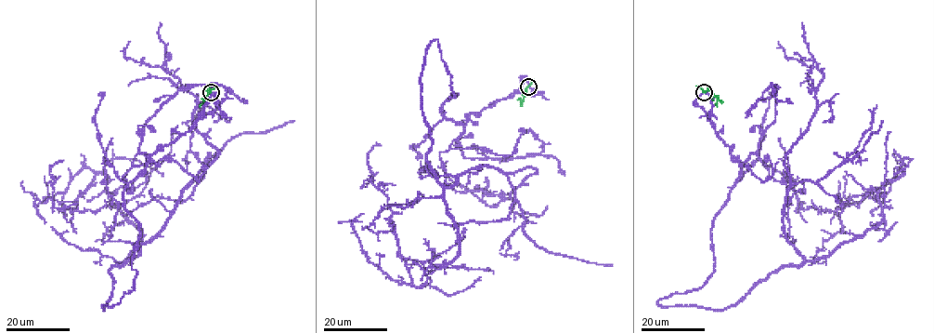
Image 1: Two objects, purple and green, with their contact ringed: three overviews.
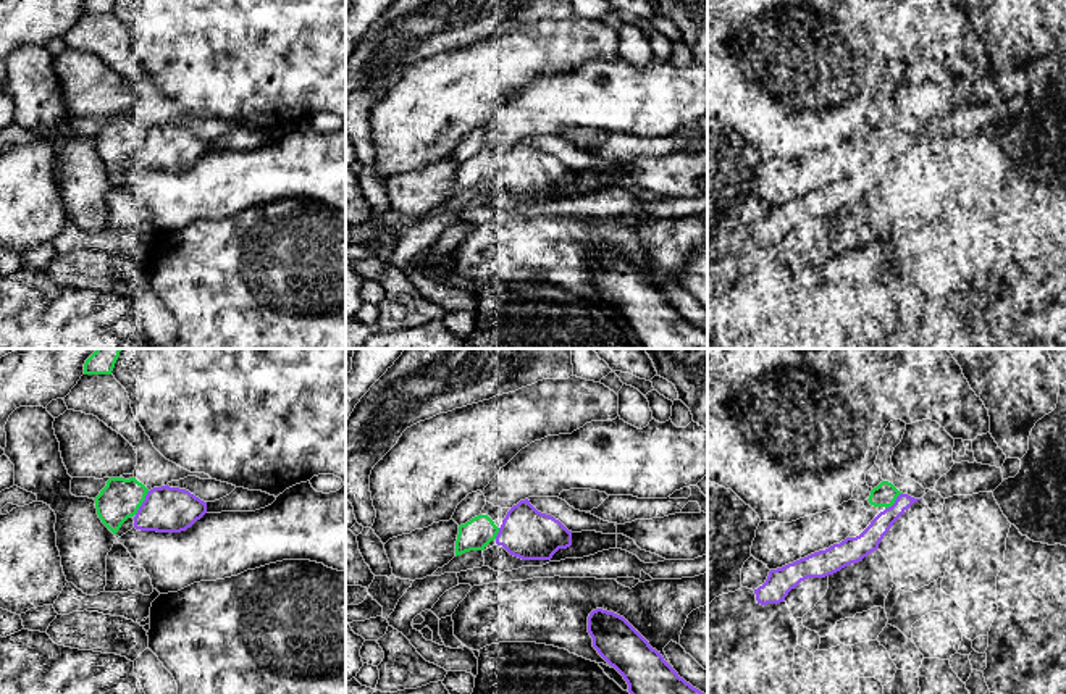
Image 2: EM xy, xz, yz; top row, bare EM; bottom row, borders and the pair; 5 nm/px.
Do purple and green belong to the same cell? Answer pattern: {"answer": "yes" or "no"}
{"answer": "yes"}

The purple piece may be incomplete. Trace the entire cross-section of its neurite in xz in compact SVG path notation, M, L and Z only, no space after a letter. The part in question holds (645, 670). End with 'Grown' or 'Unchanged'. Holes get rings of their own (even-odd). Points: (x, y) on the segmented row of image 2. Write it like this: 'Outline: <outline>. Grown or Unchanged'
Outline: M596 608L588 617L593 647L627 681L630 694L704 694L664 660L620 615Z. Unchanged

